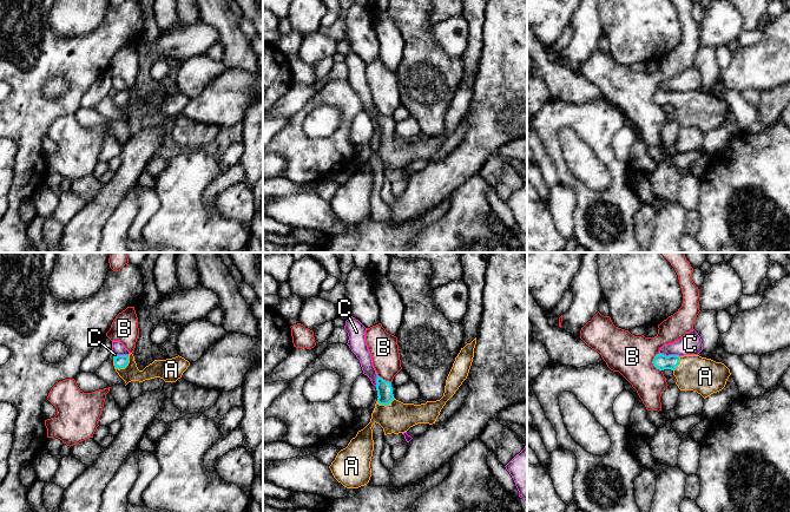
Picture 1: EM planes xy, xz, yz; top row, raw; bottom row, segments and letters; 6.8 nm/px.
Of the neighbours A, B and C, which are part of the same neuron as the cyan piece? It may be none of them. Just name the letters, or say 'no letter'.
A

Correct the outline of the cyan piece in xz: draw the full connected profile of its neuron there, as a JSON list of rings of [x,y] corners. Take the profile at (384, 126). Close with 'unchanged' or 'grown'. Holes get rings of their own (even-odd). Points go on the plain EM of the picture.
[[[476,73],[461,84],[447,112],[443,132],[436,137],[427,137],[421,140],[403,139],[394,133],[391,118],[377,111],[378,133],[370,158],[357,168],[345,184],[337,189],[329,202],[334,214],[347,224],[358,224],[369,218],[374,186],[371,163],[375,158],[383,164],[384,171],[404,169],[417,159],[435,159],[446,138],[467,114],[475,80]]]; grown

